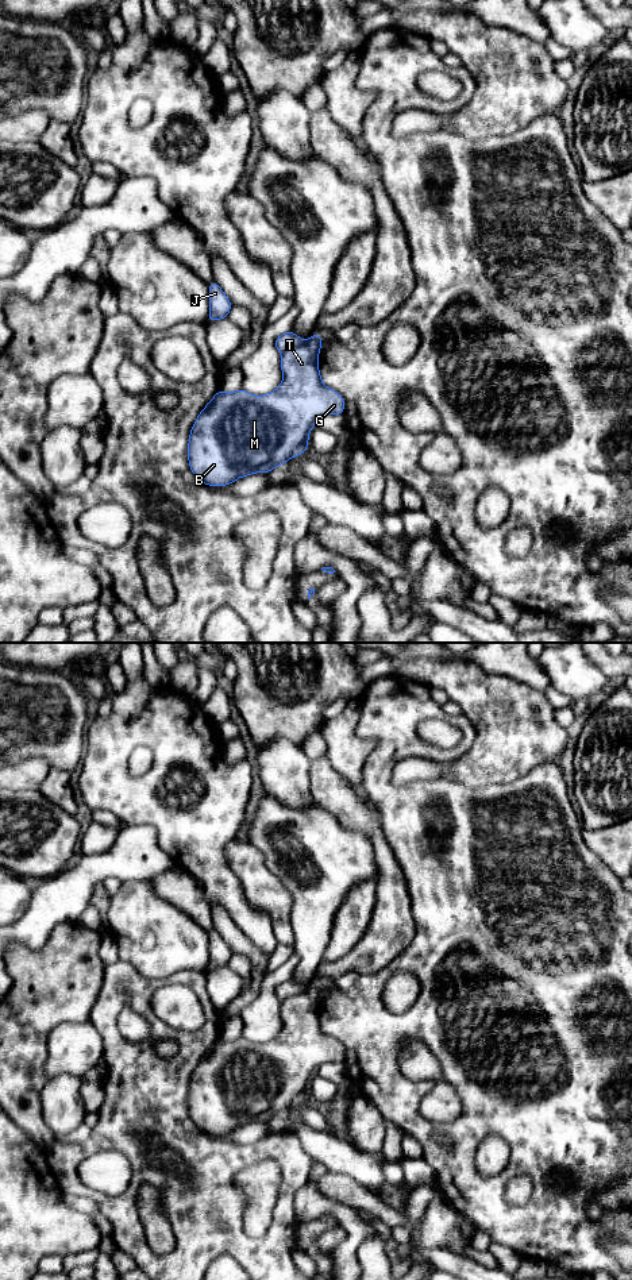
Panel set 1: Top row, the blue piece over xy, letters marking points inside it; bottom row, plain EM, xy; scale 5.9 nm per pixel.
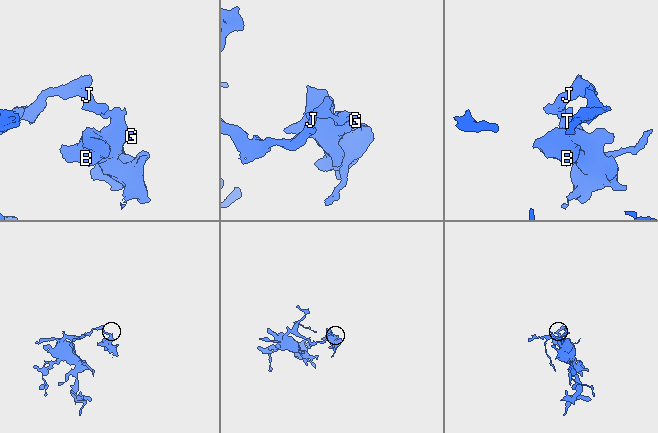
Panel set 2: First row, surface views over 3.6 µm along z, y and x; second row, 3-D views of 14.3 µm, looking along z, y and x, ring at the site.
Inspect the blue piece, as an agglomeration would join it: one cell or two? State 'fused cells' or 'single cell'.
fused cells

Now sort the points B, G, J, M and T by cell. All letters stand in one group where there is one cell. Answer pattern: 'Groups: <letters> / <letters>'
Groups: B G M T / J

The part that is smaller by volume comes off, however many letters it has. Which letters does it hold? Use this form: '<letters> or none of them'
B, G, M, T

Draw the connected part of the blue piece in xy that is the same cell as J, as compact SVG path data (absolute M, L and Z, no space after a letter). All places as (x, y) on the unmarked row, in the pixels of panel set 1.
M212 929L209 933L209 961L208 968L216 969L220 967L228 965L228 961L231 959L231 949L226 944L226 941L221 938L221 936Z

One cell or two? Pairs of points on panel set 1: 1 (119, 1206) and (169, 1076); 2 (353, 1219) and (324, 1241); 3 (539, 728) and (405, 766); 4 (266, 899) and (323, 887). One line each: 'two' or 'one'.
1: one
2: two
3: one
4: two

